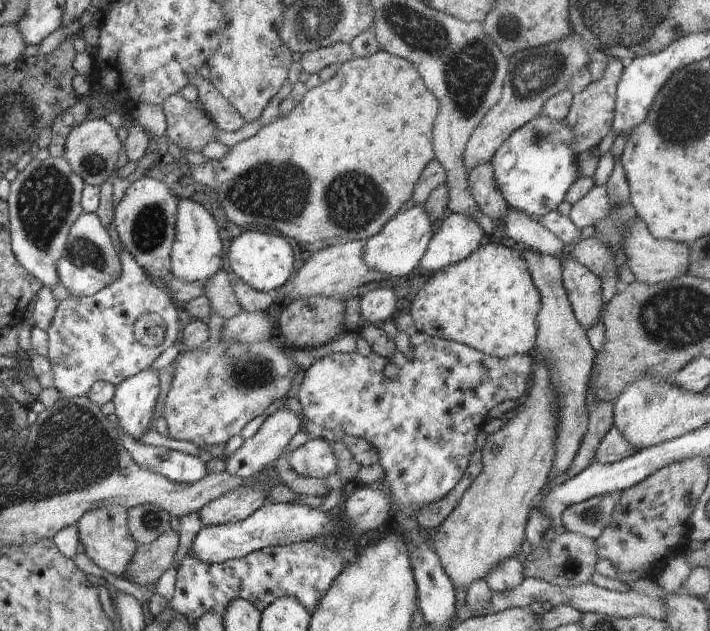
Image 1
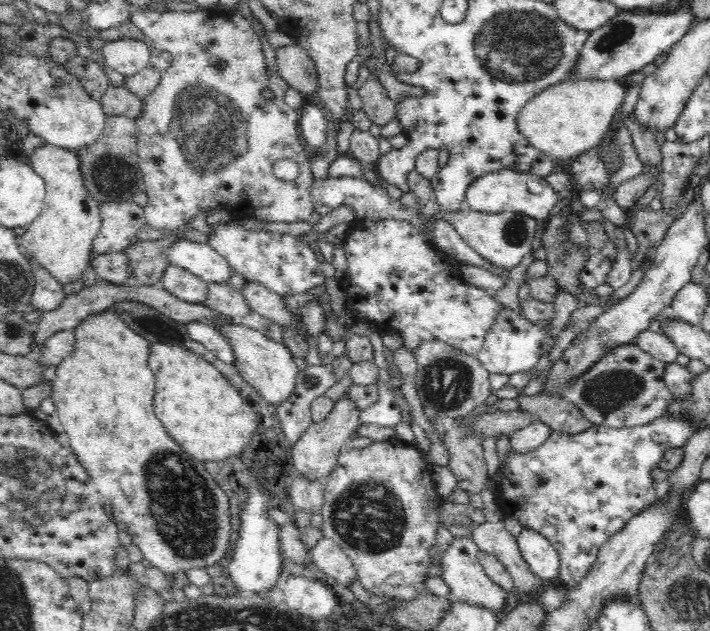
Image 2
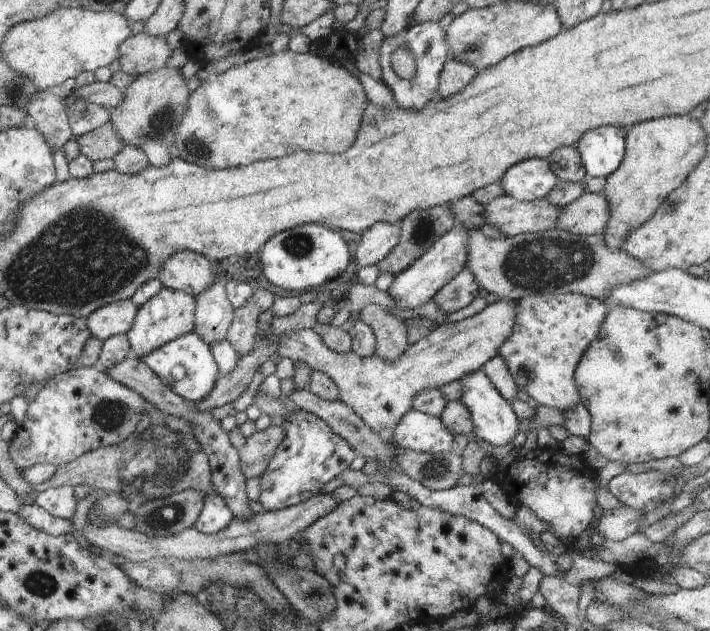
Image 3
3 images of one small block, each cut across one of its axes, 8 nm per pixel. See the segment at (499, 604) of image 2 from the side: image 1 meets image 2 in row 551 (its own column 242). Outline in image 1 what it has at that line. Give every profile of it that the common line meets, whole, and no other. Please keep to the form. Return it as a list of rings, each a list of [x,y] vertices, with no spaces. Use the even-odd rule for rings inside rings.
[[[277,410],[277,412],[273,412],[271,416],[265,418],[265,422],[259,426],[259,430],[249,440],[245,440],[243,446],[231,458],[227,458],[227,470],[225,472],[229,472],[231,476],[237,476],[241,480],[247,480],[247,478],[259,474],[261,470],[273,466],[281,454],[287,454],[285,448],[287,448],[289,440],[299,430],[303,430],[305,422],[307,420],[301,414],[295,414],[295,412],[289,412],[289,410]]]

